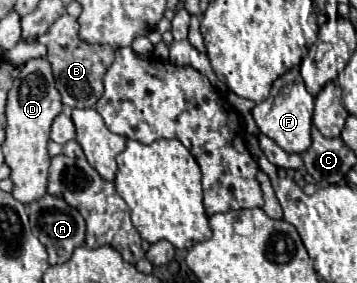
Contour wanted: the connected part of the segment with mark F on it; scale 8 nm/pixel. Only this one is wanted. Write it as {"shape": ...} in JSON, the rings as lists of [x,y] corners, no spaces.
{"shape":[[[291,68],[283,76],[279,76],[273,82],[269,98],[263,100],[261,104],[257,104],[251,110],[251,114],[253,114],[255,122],[257,122],[257,128],[263,134],[267,134],[271,140],[275,140],[277,146],[281,146],[285,152],[301,154],[311,146],[313,96],[305,90],[299,68]]]}

